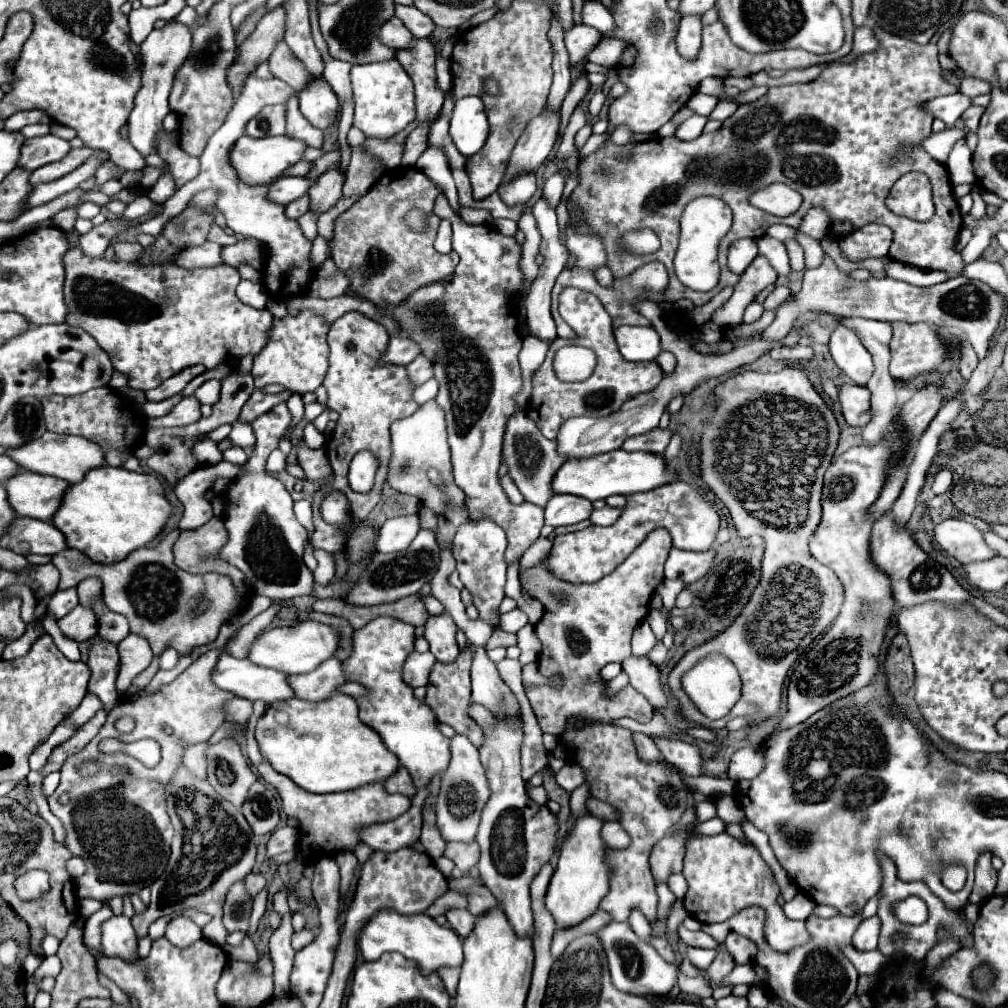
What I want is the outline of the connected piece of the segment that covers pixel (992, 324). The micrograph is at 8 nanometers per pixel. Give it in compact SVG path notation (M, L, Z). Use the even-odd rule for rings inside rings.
M824 254L822 266L804 272L804 286L800 292L792 294L790 300L784 300L778 310L772 326L762 332L764 340L778 342L792 328L794 320L806 312L822 312L836 316L860 316L872 320L888 320L888 322L926 322L952 334L964 334L968 342L974 346L978 360L984 360L990 352L990 340L1000 324L1004 314L1004 298L998 296L992 288L978 280L970 280L964 276L946 280L936 286L912 286L892 278L868 278L866 282L852 280L846 272L840 272L830 256Z

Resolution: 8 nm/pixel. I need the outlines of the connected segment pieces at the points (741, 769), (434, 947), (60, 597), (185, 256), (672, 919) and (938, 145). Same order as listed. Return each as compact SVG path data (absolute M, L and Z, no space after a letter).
M742 748L732 754L728 778L748 780L748 778L756 778L760 770L762 770L762 756L754 748Z
M380 910L370 918L366 928L362 928L360 938L358 938L360 954L364 960L378 960L386 952L400 952L406 960L412 960L420 974L430 976L438 972L440 968L452 968L452 966L462 966L464 954L462 954L462 940L458 934L454 934L452 928L436 924L434 918L426 914L410 914L402 916L392 910Z
M76 588L58 590L47 605L49 611L60 620L79 604Z
M204 242L202 246L192 246L190 250L184 250L182 254L178 254L178 258L174 262L186 270L220 266L220 264L224 264L222 246L216 242Z
M676 900L676 902L672 904L672 908L670 908L670 916L668 916L668 932L674 934L676 928L678 928L684 921L684 918L688 918L688 916L690 916L690 914L688 914L688 910L684 908L682 900Z
M950 128L950 130L944 130L944 132L936 132L936 134L930 134L926 140L924 140L924 150L936 158L938 162L946 162L948 160L948 154L952 150L952 146L964 136L962 130L958 128Z

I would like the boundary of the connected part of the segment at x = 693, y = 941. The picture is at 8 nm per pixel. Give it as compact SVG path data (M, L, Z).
M684 926L678 928L678 936L688 944L688 946L694 946L694 948L718 948L718 942L714 942L714 938L710 938L708 934L704 932L690 932L686 930Z

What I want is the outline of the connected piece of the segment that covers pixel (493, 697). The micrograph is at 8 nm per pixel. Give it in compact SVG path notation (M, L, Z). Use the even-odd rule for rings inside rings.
M474 648L472 662L472 702L486 706L490 712L502 710L506 716L518 716L520 706L510 688L502 682L494 662L486 656L484 648Z

